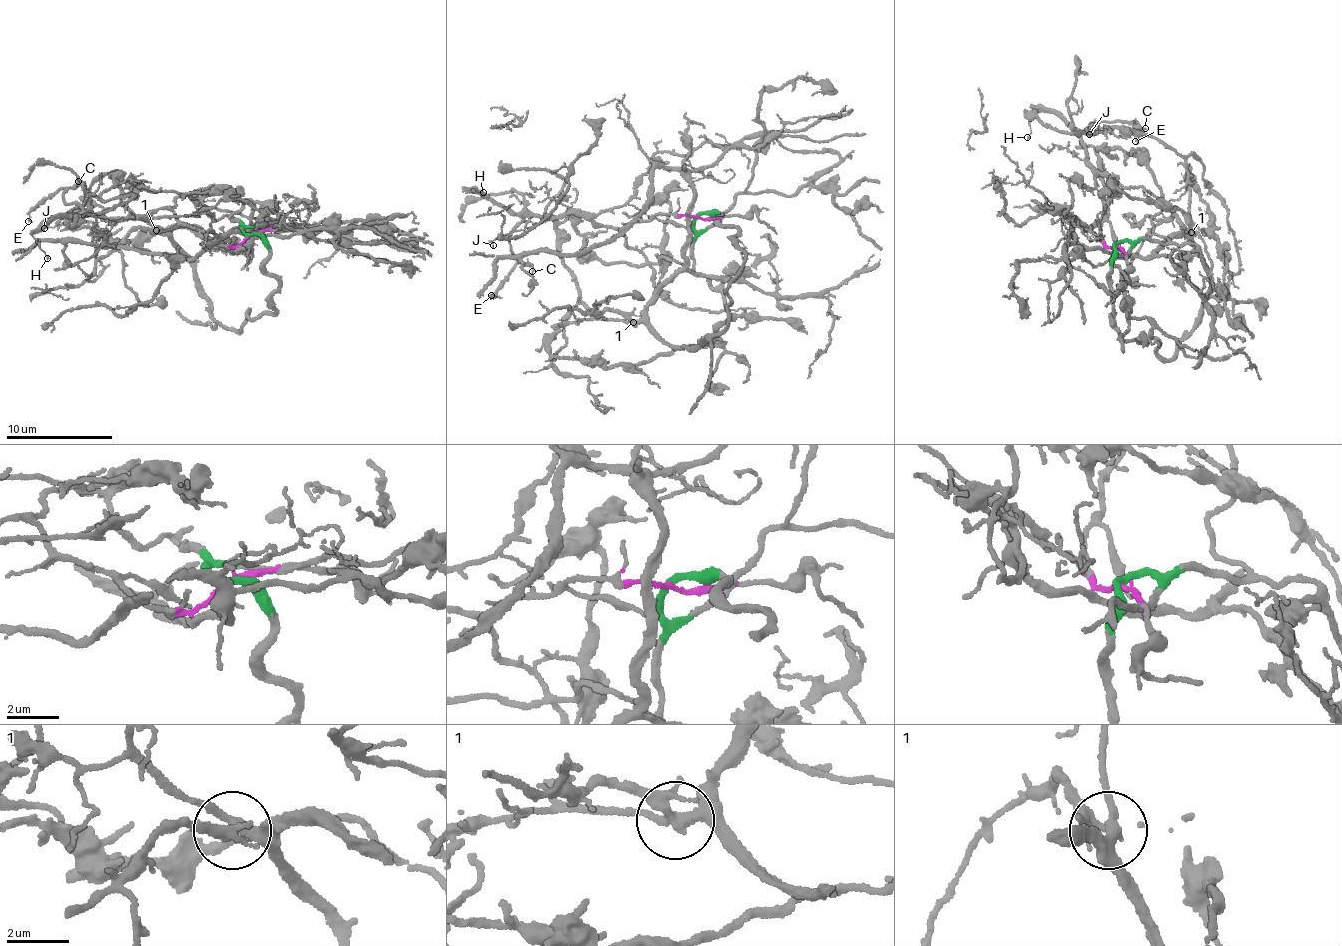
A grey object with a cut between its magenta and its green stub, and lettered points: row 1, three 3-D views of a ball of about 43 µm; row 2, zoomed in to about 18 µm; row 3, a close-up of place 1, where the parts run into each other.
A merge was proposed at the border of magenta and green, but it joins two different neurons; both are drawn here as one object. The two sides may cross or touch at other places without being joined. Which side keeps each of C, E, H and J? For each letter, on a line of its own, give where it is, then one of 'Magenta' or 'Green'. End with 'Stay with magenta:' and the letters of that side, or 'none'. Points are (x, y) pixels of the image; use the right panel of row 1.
C: Place: (1145, 128). Magenta
E: Place: (1135, 141). Magenta
H: Place: (1027, 137). Magenta
J: Place: (1089, 134). Green
Stay with magenta: C, E, H

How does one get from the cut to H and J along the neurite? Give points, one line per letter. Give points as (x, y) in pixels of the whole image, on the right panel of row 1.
H: (1115, 246), (1104, 245), (1099, 229), (1116, 183), (1089, 162), (1066, 119), (1034, 110), (1027, 138)
J: (1115, 246), (1115, 330), (1175, 354), (1209, 283), (1185, 161), (1147, 134), (1090, 125), (1089, 135)

